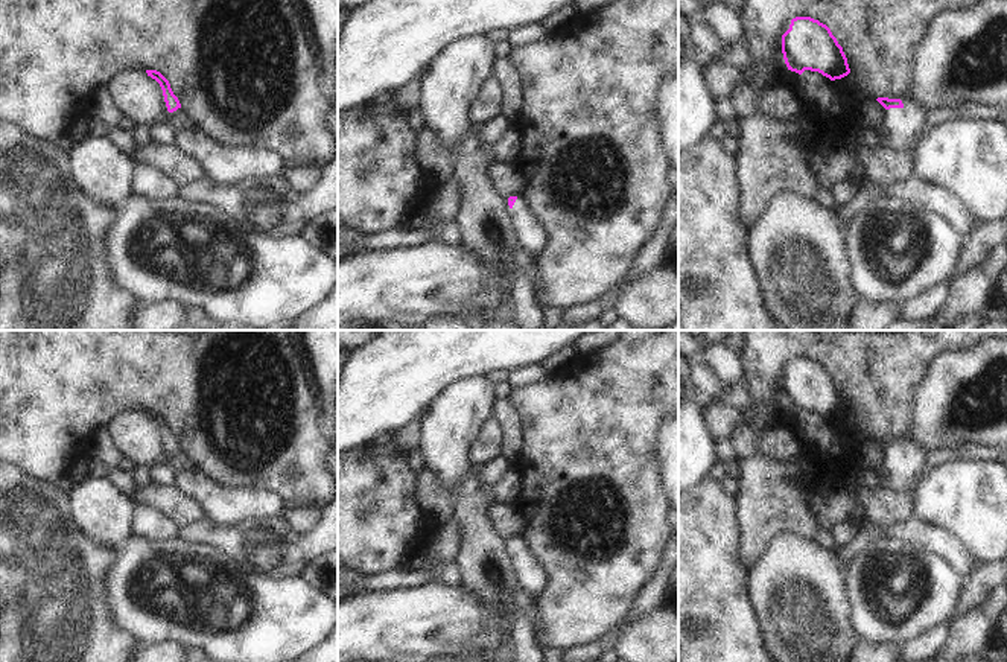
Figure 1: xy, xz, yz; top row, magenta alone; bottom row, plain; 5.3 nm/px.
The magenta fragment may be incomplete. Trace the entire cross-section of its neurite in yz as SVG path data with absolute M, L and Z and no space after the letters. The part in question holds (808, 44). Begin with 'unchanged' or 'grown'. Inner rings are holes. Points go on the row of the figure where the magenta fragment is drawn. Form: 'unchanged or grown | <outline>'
unchanged | M796 17L782 35L782 53L788 70L802 75L805 70L818 72L831 81L850 73L847 58L831 29L811 17Z

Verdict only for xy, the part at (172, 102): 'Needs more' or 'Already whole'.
Needs more.

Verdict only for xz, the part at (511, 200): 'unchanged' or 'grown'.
grown

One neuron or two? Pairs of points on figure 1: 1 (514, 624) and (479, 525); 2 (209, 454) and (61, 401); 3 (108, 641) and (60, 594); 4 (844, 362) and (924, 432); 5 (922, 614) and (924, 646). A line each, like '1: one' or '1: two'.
1: one
2: one
3: one
4: two
5: two

